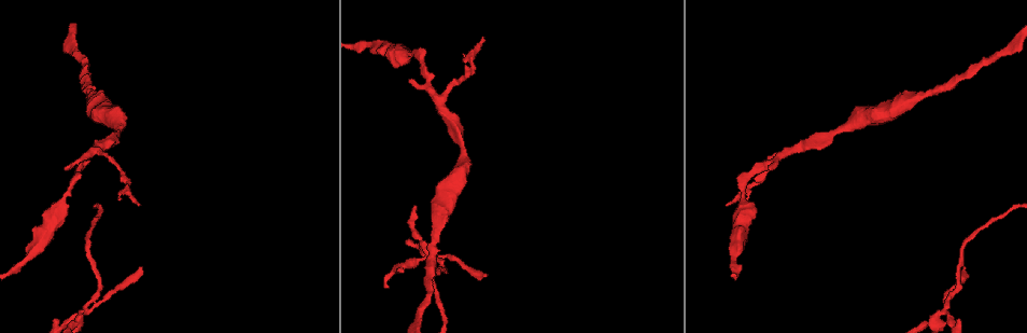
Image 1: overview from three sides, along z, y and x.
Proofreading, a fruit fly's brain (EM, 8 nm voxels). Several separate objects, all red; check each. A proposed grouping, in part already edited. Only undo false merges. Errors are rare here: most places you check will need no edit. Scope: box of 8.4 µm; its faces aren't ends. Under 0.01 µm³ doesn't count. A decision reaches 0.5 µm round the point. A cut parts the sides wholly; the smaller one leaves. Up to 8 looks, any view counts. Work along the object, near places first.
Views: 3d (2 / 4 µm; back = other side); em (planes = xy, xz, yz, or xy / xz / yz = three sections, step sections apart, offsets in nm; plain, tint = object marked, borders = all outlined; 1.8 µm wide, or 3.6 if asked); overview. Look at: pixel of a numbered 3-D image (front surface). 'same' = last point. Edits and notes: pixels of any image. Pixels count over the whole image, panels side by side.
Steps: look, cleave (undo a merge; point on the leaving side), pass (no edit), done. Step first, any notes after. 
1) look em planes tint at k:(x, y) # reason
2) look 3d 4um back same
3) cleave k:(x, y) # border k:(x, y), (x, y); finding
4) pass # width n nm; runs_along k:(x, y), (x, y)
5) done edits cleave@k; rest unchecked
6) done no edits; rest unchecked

look em planes tint at 1:(93, 152) # branch point

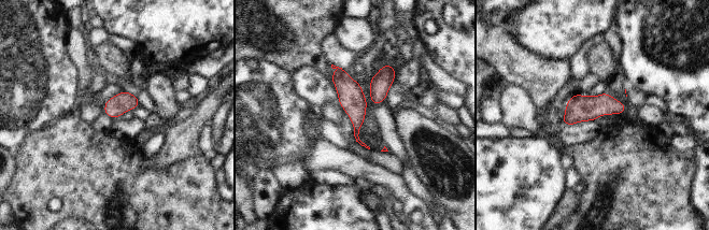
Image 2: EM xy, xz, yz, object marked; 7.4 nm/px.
pass # continuous, no second cell

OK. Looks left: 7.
look em planes plain at 1:(369, 45) # sudden change in width

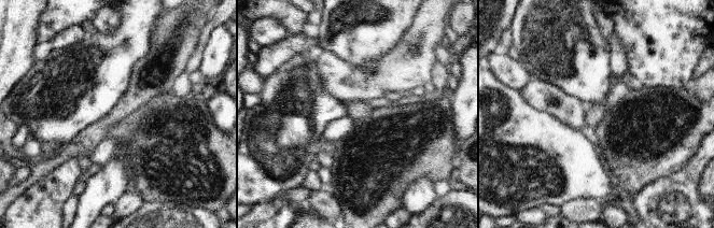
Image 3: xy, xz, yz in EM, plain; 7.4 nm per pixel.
look em planes tint same

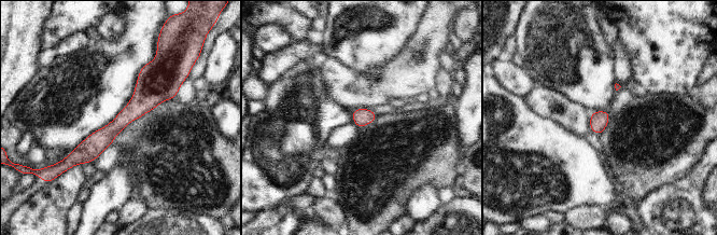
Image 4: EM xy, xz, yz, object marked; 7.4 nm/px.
pass # width 140 nm; runs_along 4:(154, 66), (151, 91), (72, 163); continuous, no second cell

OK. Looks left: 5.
look 3d 4um at 1:(938, 312)

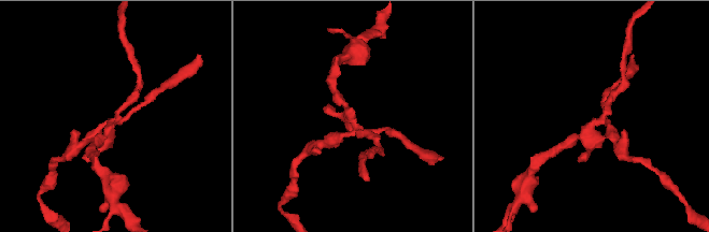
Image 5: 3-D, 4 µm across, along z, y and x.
look em xy step 16 tint at 5:(596, 123)

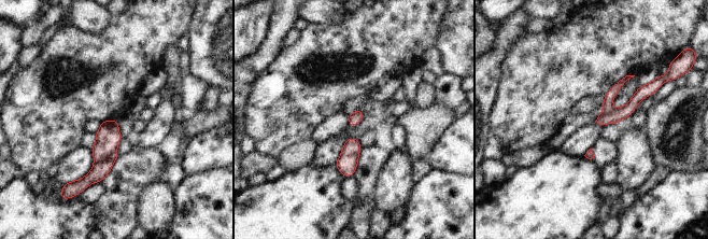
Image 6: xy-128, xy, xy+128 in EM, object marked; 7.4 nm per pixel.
look em planes tint same

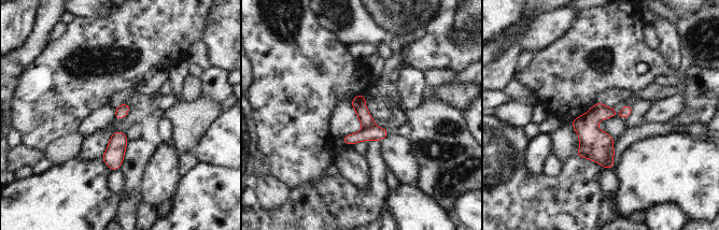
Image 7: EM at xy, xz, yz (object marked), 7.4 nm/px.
cleave 7:(375, 133) # border 7:(374, 126), (364, 128); a second cell is stuck on

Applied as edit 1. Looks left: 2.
done edits cleave@7; rest unchecked

